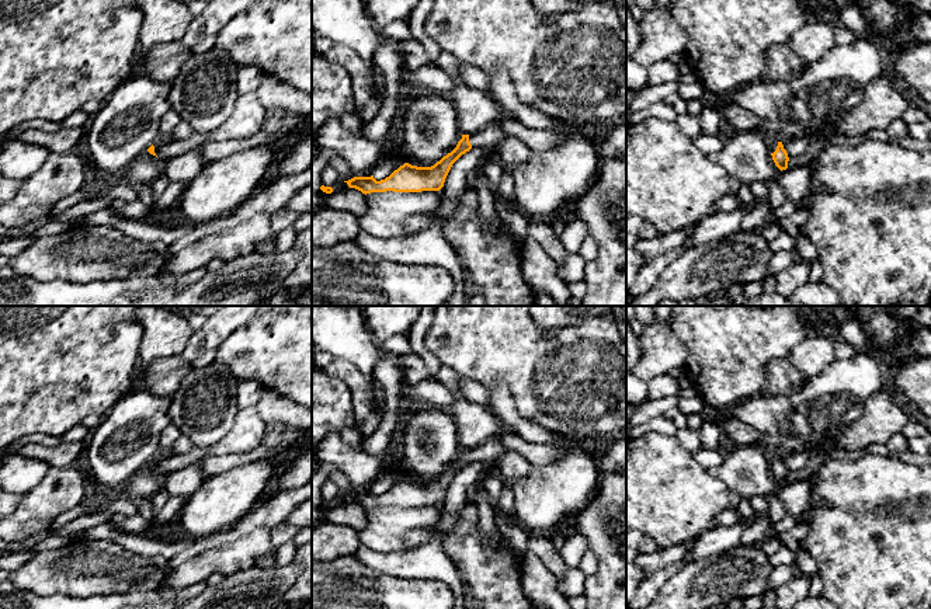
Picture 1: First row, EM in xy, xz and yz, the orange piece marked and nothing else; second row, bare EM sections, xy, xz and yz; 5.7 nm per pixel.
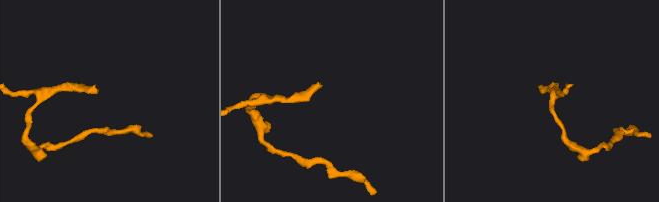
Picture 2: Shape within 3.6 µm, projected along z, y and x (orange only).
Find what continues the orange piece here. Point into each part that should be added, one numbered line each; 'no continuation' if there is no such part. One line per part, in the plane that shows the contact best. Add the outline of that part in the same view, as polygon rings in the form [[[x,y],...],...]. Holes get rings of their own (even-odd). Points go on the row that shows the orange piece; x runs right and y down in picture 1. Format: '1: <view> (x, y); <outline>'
1: xz (493, 134); [[[498,122],[487,125],[484,129],[475,135],[469,135],[472,149],[486,149],[490,145],[496,145],[510,136]]]

